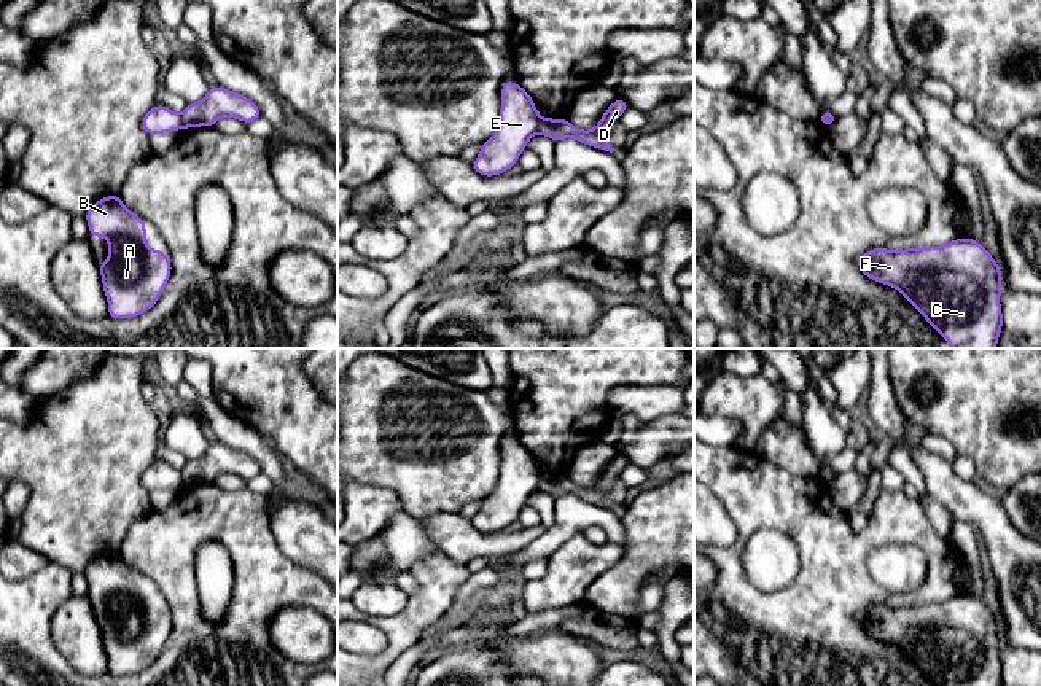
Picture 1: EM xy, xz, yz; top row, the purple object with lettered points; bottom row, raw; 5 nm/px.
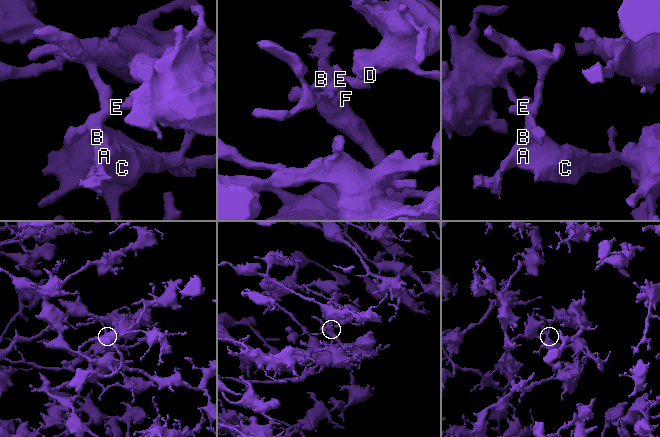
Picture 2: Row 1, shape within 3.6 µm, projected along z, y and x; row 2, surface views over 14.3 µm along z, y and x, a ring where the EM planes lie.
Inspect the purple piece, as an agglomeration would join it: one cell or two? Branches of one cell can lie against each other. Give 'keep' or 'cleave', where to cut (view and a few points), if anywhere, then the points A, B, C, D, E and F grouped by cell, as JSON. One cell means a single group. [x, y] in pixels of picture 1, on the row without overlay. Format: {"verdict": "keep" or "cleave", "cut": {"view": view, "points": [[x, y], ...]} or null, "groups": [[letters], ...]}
{"verdict": "cleave", "cut": {"view": "xz", "points": [[540, 473], [537, 487]]}, "groups": [["A", "B", "C", "E", "F"], ["D"]]}

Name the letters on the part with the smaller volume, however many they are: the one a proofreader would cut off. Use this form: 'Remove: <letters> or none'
Remove: A, B, C, E, F

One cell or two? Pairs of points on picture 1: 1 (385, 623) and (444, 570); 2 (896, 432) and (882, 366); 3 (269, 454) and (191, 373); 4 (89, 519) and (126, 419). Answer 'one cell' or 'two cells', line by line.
1: one cell
2: one cell
3: one cell
4: one cell

